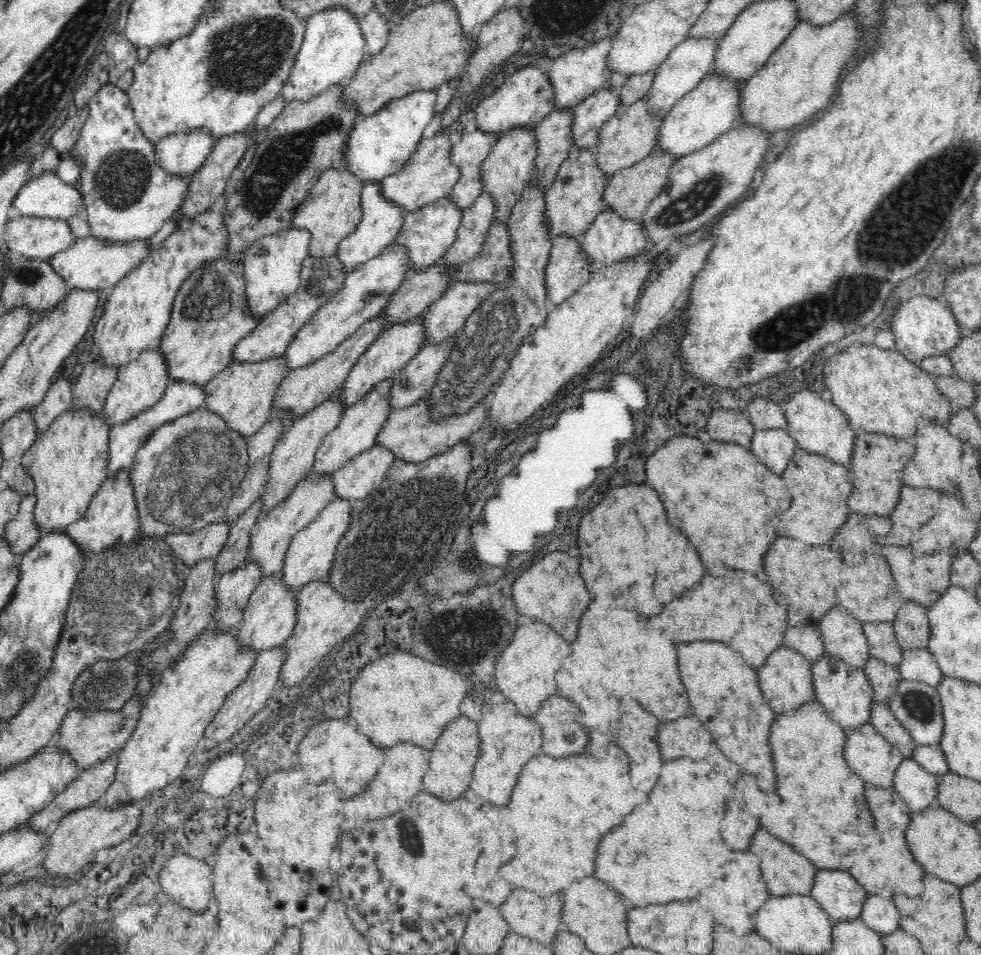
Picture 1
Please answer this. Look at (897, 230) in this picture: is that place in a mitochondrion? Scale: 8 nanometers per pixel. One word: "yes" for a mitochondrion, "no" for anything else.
yes

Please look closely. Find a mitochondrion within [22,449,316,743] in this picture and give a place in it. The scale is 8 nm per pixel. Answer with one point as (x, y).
(119, 603)

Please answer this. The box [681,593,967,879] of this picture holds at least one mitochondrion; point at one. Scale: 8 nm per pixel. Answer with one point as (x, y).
(922, 707)

